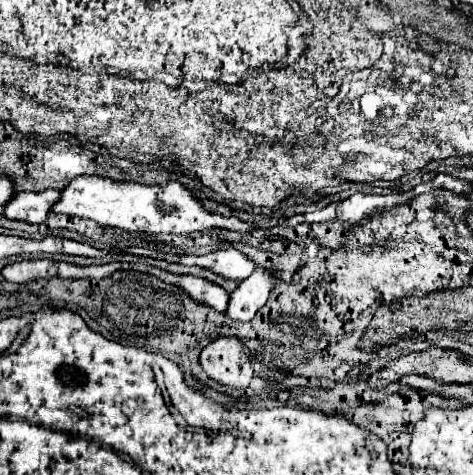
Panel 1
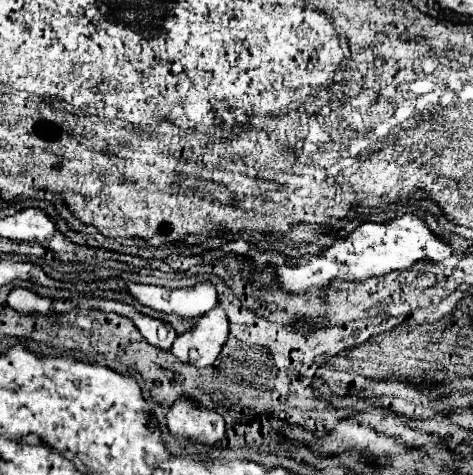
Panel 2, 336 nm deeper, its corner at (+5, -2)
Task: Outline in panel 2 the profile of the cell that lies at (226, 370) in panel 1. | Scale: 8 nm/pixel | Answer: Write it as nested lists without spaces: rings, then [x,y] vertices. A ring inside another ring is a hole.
[[[192,396],[178,398],[166,414],[168,428],[174,436],[216,444],[224,436],[226,422],[216,410],[202,408]]]

